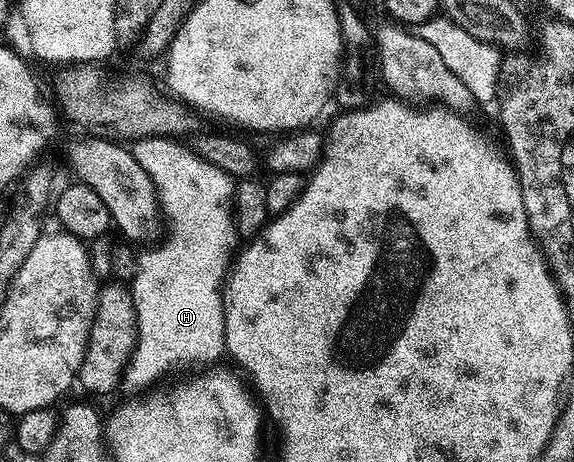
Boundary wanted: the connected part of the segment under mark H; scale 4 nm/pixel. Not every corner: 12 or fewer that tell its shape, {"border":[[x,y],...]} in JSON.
{"border":[[170,138],[130,151],[173,231],[129,285],[125,381],[224,356],[233,178]]}

